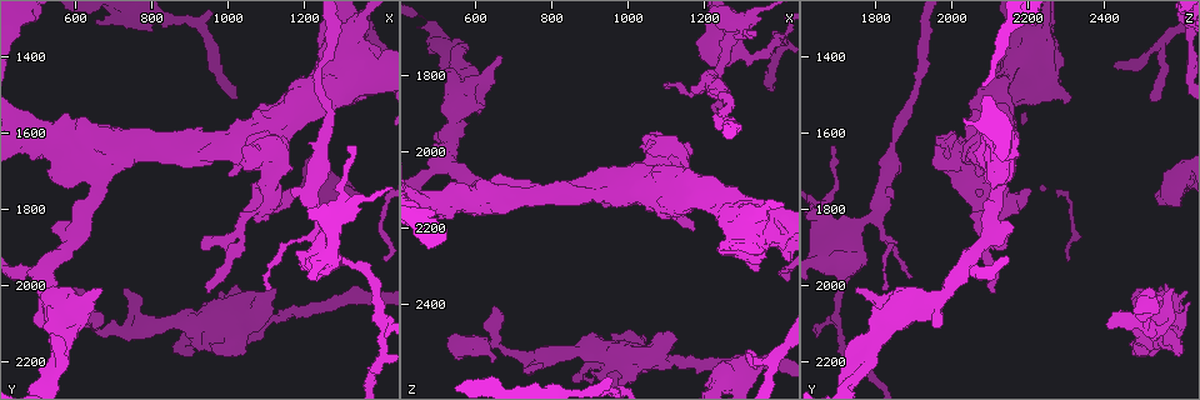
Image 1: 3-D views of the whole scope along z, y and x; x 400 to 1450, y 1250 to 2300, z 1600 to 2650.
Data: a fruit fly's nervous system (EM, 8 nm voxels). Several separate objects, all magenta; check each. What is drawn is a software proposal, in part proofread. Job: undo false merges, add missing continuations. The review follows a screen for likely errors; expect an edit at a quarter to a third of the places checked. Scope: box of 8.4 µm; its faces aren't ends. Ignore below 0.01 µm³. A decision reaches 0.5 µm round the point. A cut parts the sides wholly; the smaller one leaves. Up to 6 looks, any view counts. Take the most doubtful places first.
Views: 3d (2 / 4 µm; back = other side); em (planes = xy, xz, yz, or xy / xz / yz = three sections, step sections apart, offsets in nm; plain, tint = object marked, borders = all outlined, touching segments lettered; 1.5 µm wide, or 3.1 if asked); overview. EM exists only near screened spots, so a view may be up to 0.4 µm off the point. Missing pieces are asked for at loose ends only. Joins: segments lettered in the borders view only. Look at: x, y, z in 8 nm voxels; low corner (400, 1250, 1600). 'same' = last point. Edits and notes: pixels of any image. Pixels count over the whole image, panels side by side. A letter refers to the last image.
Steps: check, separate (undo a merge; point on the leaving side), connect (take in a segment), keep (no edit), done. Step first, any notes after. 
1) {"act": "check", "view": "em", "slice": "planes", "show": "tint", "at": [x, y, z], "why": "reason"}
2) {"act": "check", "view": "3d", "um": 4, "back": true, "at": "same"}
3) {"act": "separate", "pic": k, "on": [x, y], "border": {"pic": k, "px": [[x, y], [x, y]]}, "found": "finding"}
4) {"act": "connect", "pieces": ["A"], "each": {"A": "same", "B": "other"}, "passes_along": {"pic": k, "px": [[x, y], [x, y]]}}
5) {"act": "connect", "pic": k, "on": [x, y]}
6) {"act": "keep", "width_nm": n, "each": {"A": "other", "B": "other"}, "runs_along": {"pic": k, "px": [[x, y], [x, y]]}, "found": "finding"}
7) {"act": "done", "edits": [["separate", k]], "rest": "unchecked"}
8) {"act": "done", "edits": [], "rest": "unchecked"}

{"act": "check", "view": "3d", "um": 4, "back": true, "at": [905, 2190, 2600], "why": "free end"}

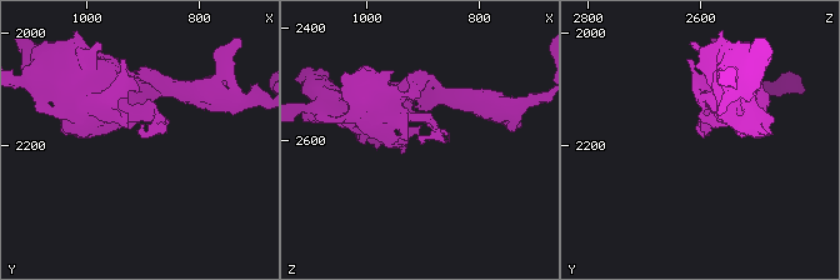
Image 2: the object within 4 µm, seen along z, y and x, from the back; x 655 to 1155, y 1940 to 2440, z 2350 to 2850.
{"act": "check", "view": "em", "slice": "planes", "show": "borders", "at": [905, 2185, 2590], "why": "need the tissue"}

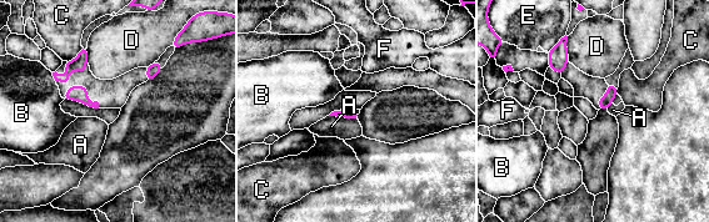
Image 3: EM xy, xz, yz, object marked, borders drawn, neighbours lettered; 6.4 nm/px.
{"act": "keep", "each": {"A": "other", "B": "other", "C": "other", "D": "other", "E": "other", "F": "other"}, "border": {"pic": 3, "px": [[329, 115], [355, 119], [358, 121]]}, "found": "no lettered segment goes on from it"}

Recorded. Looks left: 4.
{"act": "check", "view": "3d", "um": 4, "at": [745, 2005, 2575], "why": "free end"}

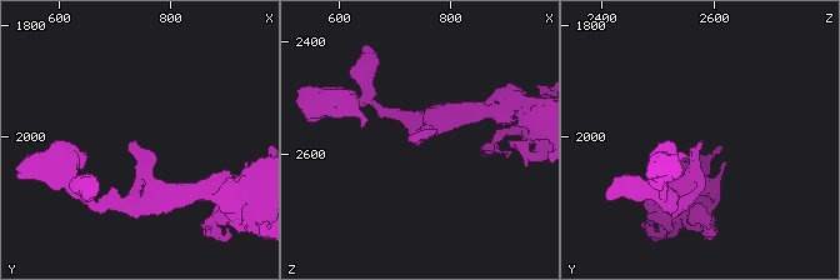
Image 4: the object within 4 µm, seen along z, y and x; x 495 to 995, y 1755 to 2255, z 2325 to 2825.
{"act": "check", "view": "em", "slice": "planes", "show": "borders", "at": [745, 2005, 2580]}

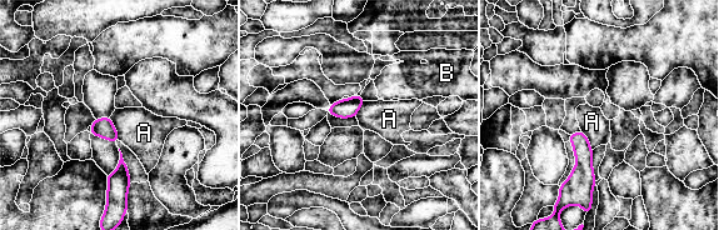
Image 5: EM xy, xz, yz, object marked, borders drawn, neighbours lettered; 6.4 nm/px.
{"act": "keep", "each": {"A": "other", "B": "other"}, "border": {"pic": 5, "px": [[110, 116], [119, 140]]}, "found": "no lettered segment goes on from it"}

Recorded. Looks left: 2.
{"act": "check", "view": "em", "slice": "xy", "step": 4, "show": "tint", "at": [530, 2080, 2495], "why": "free end"}

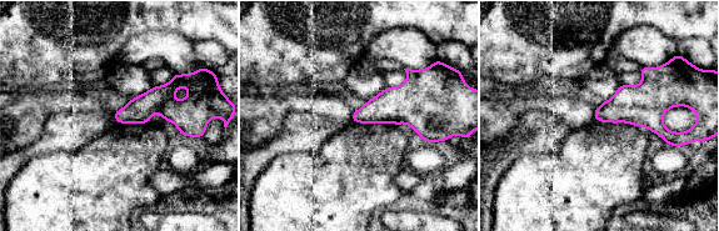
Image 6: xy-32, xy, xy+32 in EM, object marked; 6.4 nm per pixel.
{"act": "check", "view": "em", "slice": "planes", "show": "borders", "at": "same", "why": "cut it another way"}

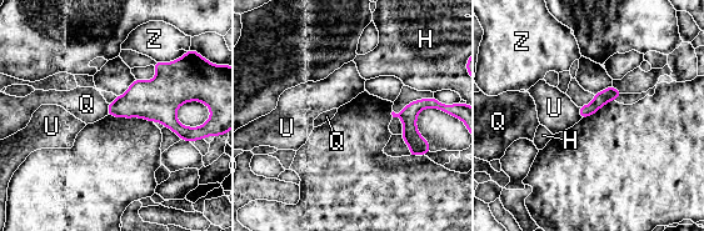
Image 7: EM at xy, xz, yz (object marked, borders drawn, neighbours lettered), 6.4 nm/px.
{"act": "keep", "each": {"H": "other", "Q": "other", "U": "other", "Z": "other"}, "found": "none of them fits"}

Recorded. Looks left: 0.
{"act": "done", "edits": [], "rest": "unchecked"}

